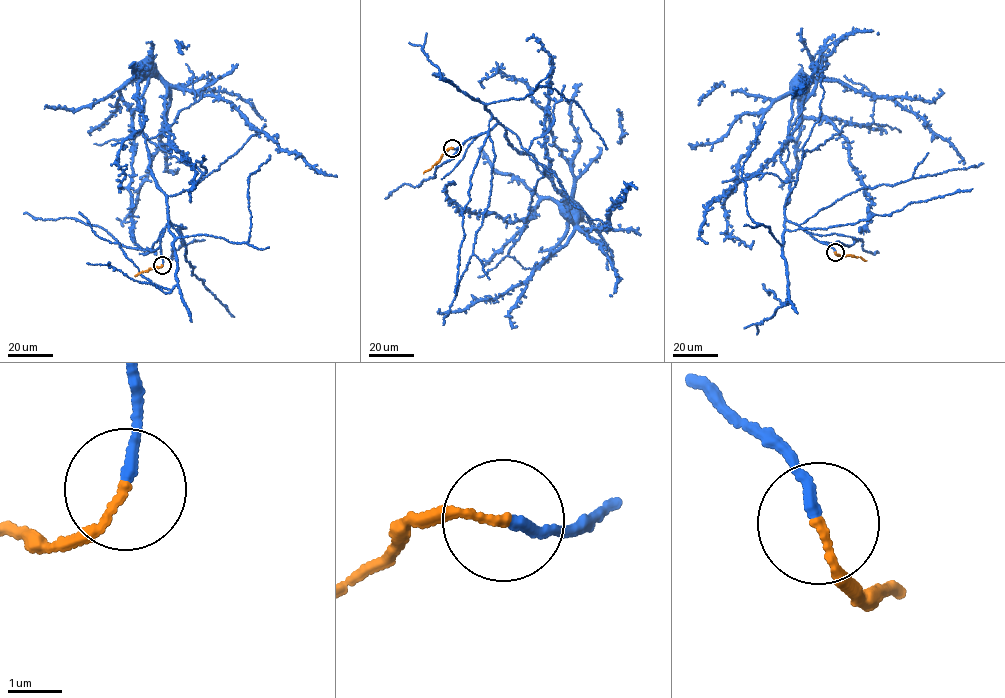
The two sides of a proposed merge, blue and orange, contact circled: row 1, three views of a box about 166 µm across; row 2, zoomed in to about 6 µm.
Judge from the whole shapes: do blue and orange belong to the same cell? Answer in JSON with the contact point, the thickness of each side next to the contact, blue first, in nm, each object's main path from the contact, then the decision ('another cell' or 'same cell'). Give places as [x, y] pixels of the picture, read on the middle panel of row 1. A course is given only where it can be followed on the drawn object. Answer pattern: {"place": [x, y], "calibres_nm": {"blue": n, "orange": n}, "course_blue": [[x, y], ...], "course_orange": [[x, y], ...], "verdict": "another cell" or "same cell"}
{"place": [452, 148], "calibres_nm": {"blue": 190, "orange": 150}, "course_blue": [[452, 149], [498, 123], [506, 129], [511, 145], [521, 154], [534, 156], [538, 169], [575, 203], [573, 209]], "course_orange": [[452, 148], [423, 173]], "verdict": "another cell"}

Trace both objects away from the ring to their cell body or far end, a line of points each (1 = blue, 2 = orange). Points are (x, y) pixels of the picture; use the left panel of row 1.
1: (162, 265), (167, 195), (149, 168), (139, 120), (147, 80), (141, 64)
2: (162, 265), (135, 276)

